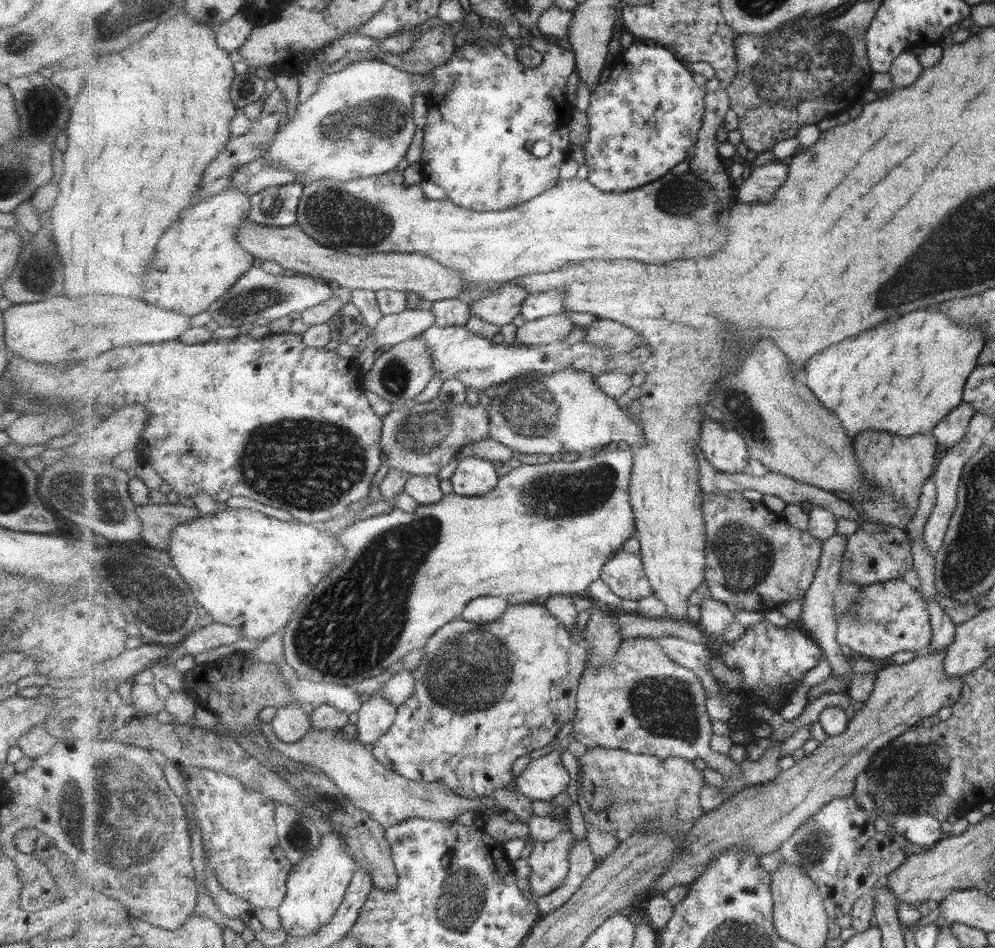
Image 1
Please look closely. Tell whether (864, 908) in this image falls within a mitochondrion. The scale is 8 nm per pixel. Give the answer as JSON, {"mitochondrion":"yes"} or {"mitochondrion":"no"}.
{"mitochondrion":"no"}

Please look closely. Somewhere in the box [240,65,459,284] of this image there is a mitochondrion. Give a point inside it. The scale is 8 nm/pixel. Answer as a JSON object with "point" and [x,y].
{"point":[350,221]}

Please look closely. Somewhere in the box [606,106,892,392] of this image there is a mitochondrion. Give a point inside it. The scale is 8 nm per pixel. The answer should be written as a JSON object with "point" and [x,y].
{"point":[681,198]}

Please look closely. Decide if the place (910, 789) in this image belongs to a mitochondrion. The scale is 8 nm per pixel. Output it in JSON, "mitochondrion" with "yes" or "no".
{"mitochondrion":"yes"}

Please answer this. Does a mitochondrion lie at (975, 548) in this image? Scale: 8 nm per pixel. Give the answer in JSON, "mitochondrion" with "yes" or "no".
{"mitochondrion":"yes"}

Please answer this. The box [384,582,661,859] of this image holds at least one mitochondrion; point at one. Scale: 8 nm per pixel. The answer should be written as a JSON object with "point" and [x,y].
{"point":[470,673]}

